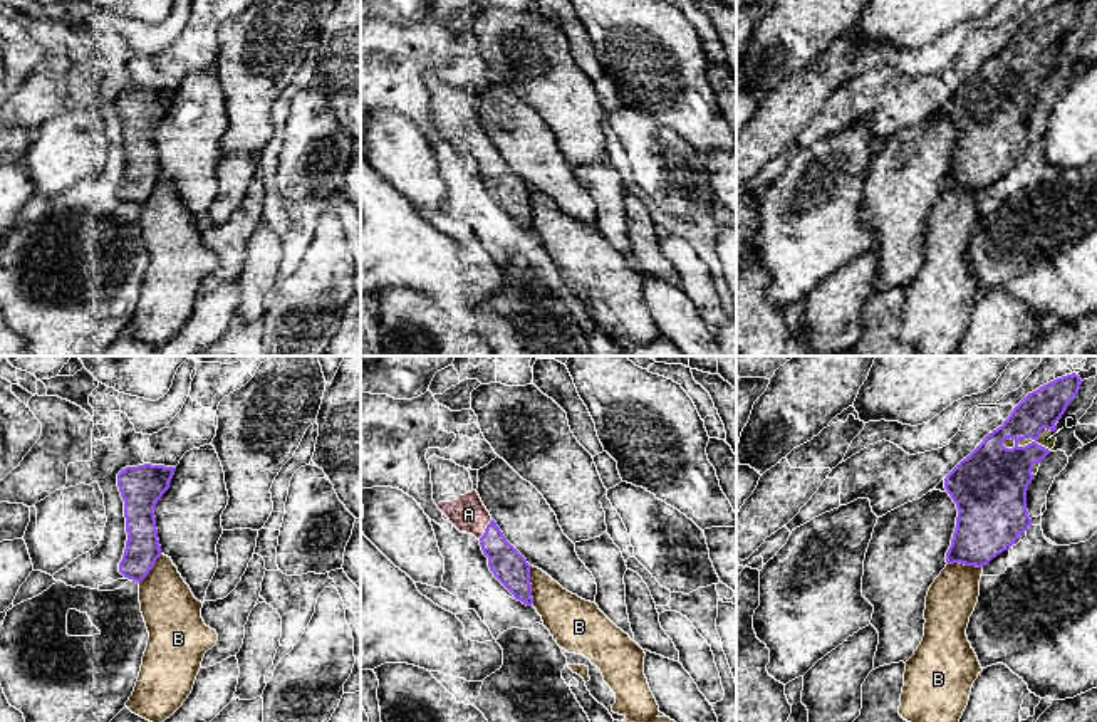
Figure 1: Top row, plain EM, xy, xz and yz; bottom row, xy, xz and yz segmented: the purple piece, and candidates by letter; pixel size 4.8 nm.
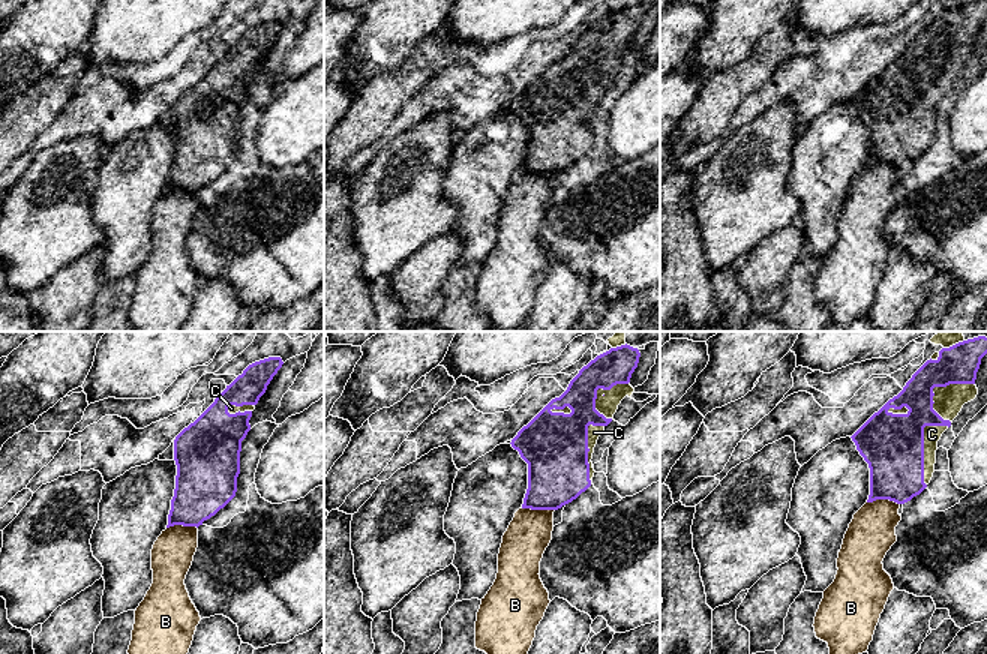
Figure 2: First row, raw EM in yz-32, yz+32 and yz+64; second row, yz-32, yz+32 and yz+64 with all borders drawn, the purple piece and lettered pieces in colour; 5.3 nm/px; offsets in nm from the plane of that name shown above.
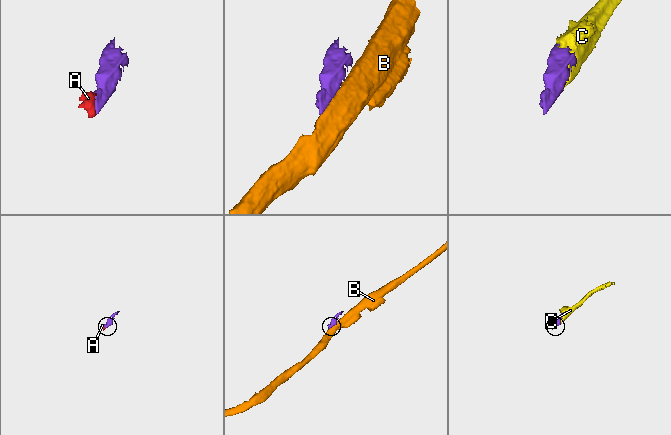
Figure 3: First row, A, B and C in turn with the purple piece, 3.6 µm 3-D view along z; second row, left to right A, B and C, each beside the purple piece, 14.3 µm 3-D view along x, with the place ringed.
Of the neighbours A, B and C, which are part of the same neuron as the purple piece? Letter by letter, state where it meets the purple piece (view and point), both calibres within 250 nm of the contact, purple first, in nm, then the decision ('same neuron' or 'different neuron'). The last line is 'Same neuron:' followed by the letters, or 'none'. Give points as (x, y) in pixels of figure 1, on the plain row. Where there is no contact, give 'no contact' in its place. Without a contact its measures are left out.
A: contact xz (485, 153); calibres 170 and 170 nm; same neuron
B: contact xz (530, 210); calibres 170 and 240 nm; different neuron
C: contact yz (1032, 66); calibres 320 and 80 nm; same neuron
Same neuron: A, C

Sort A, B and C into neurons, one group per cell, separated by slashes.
A C / B

